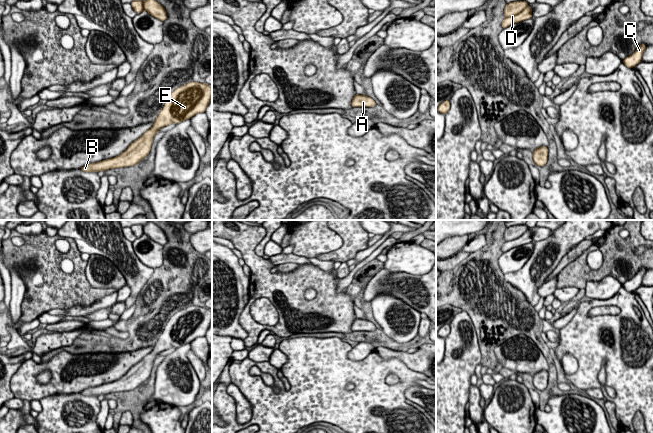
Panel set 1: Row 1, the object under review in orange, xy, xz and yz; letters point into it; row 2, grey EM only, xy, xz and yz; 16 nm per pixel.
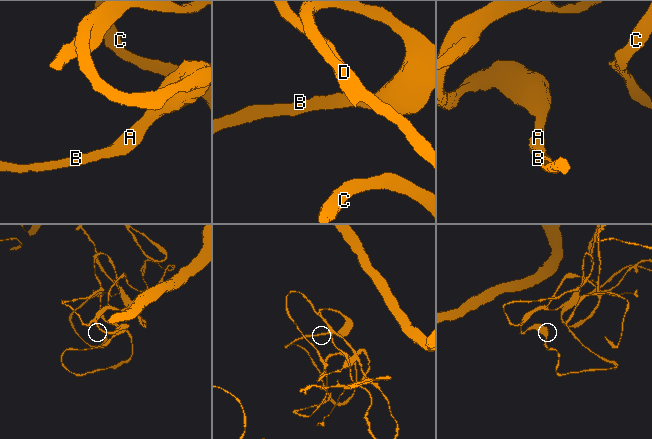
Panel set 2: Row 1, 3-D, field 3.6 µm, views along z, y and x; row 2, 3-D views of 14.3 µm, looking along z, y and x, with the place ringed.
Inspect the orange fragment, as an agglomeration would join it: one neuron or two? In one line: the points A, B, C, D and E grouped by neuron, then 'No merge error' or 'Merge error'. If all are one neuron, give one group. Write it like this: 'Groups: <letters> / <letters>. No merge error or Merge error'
Groups: A B C D E. No merge error

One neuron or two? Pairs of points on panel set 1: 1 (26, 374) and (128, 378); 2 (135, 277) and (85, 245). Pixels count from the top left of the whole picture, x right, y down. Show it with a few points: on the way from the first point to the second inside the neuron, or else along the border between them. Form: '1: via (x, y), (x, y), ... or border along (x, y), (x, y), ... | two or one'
1: via (51, 387), (70, 384), (77, 378), (102, 378) | one
2: via (126, 264), (107, 245), (98, 245) | one

